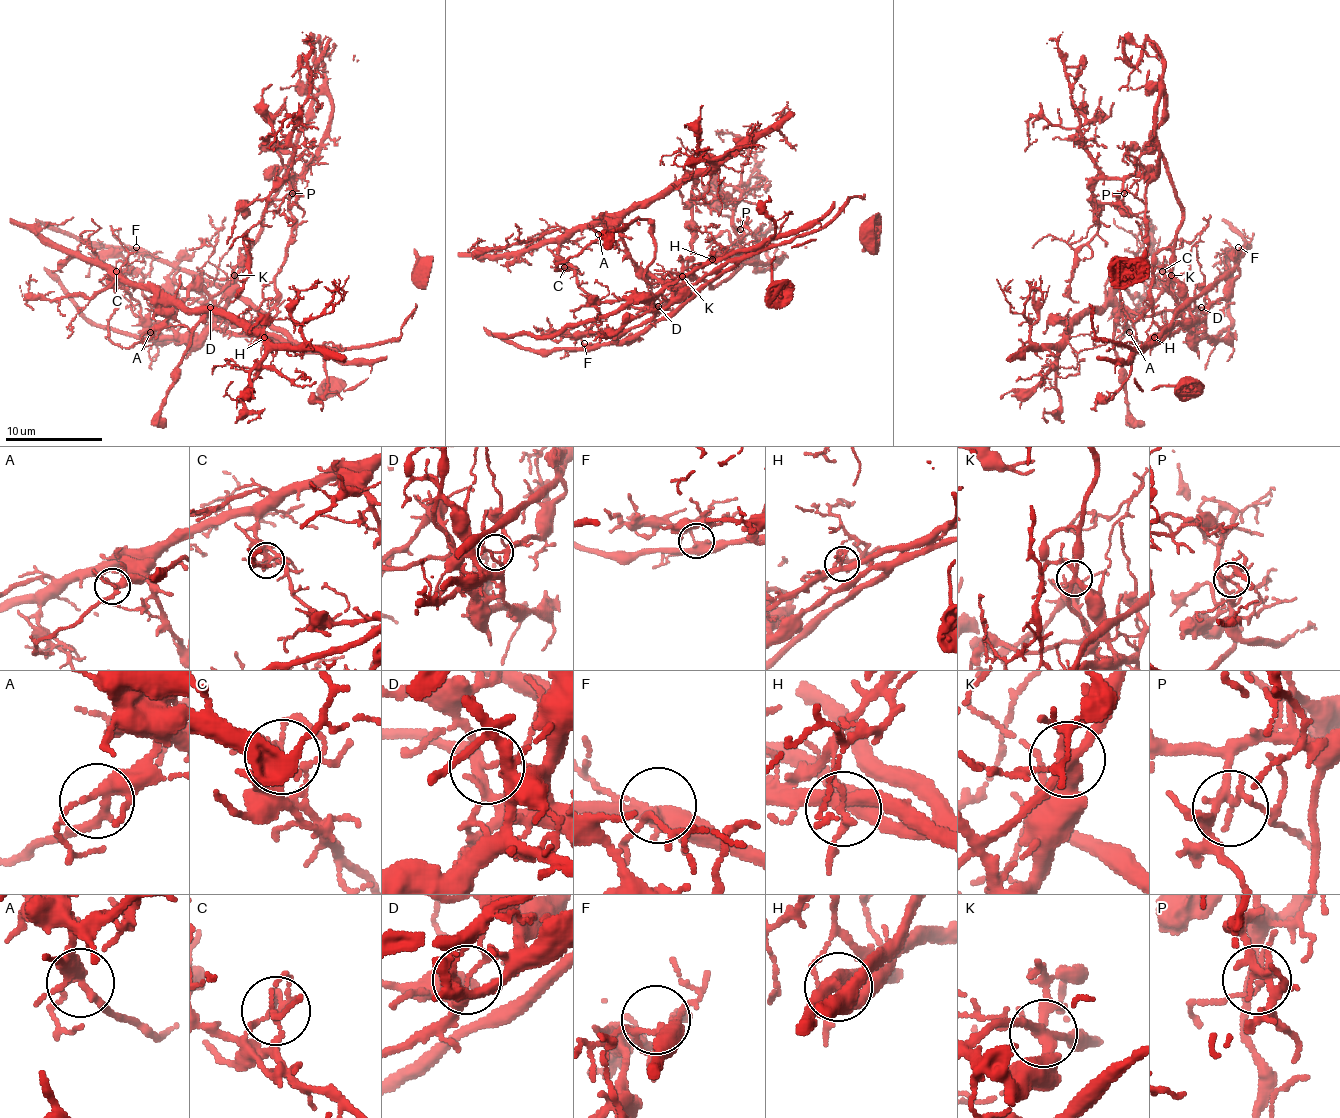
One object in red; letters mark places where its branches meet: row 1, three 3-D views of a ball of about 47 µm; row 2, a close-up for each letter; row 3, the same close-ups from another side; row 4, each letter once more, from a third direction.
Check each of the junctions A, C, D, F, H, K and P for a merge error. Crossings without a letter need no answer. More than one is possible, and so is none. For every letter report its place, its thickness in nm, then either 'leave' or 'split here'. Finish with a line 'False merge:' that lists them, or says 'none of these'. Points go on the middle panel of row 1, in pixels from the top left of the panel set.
A: at (598, 234); 260 nm thick; leave
C: at (564, 267); 130 nm thick; split here
D: at (658, 306); 180 nm thick; split here
F: at (584, 343); 320 nm thick; leave
H: at (712, 259); 280 nm thick; split here
K: at (682, 276); 300 nm thick; split here
P: at (740, 229); 200 nm thick; leave
False merge: C, D, H, K

